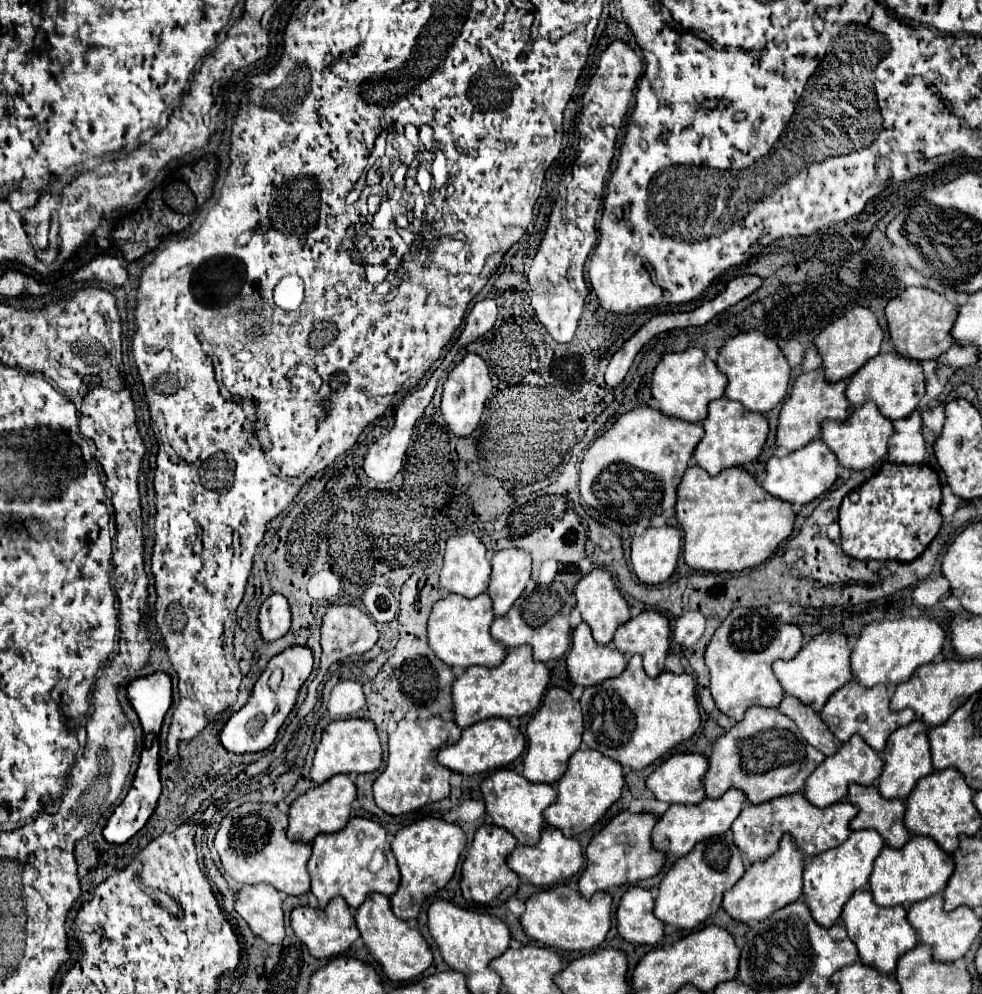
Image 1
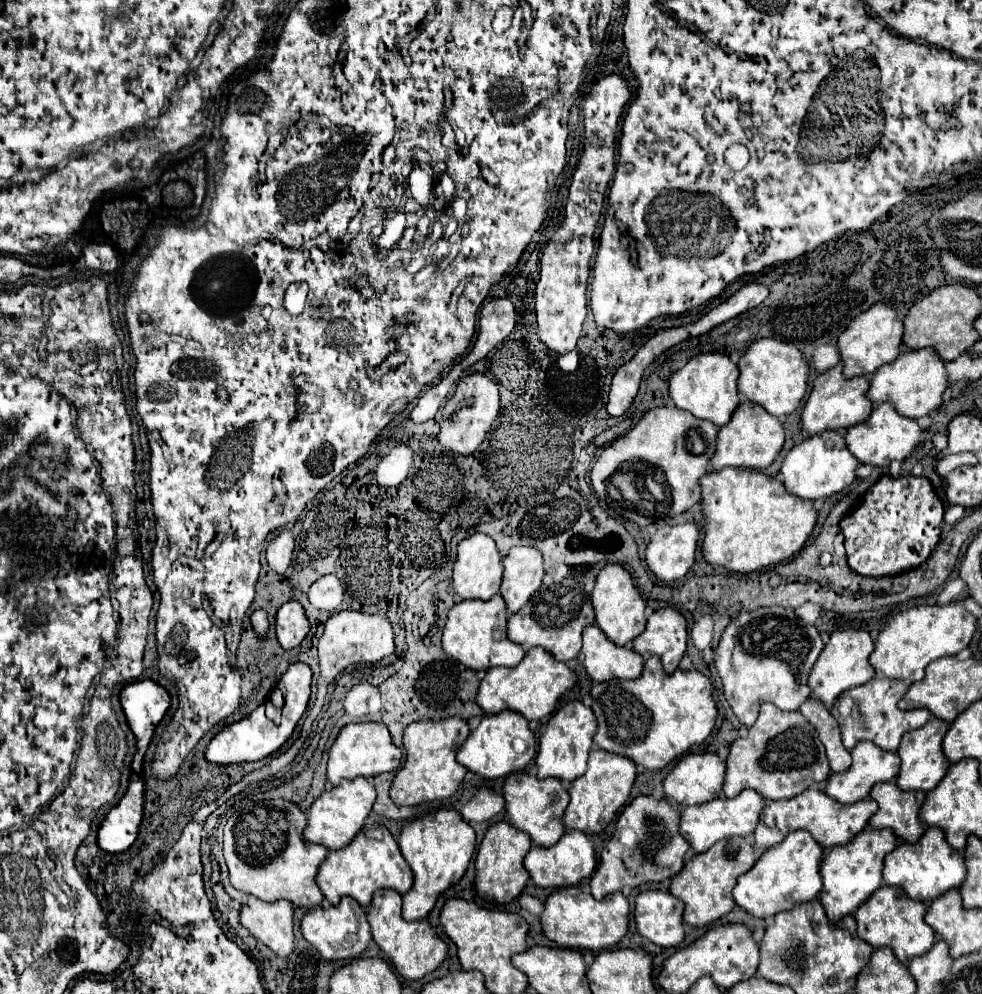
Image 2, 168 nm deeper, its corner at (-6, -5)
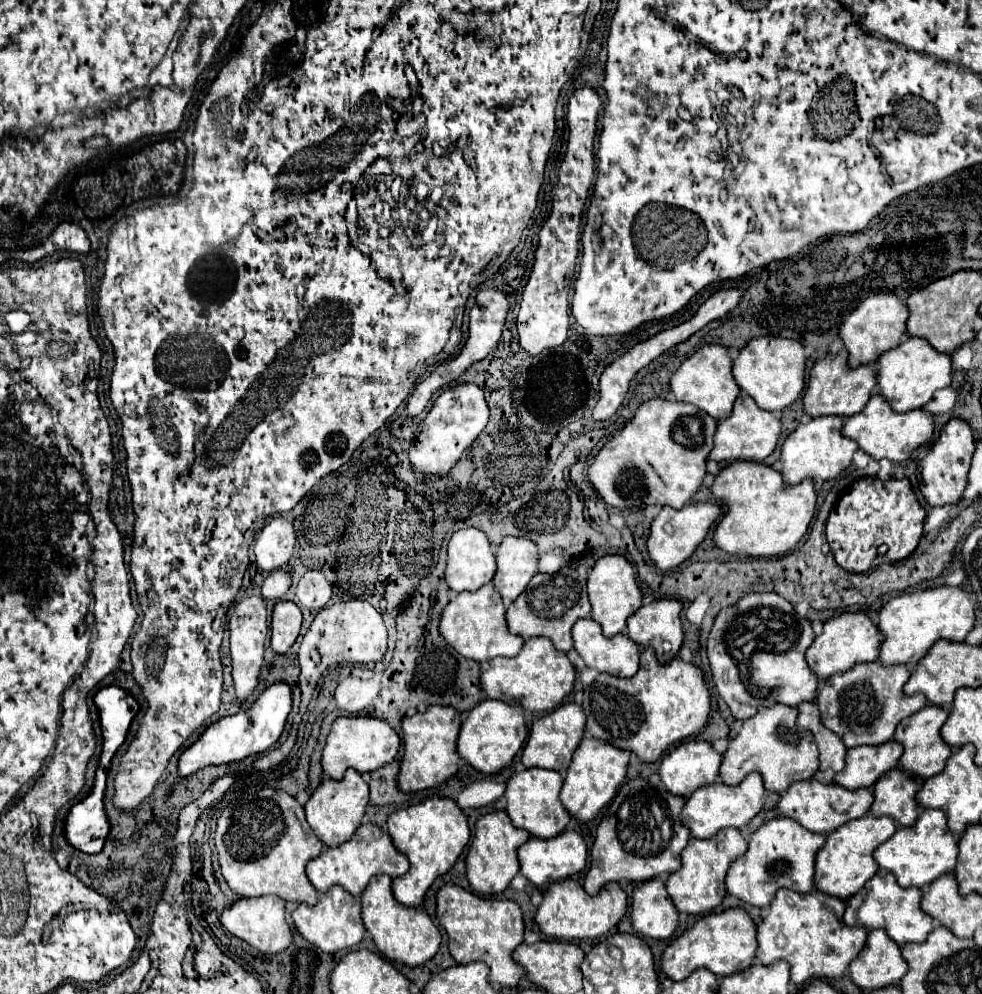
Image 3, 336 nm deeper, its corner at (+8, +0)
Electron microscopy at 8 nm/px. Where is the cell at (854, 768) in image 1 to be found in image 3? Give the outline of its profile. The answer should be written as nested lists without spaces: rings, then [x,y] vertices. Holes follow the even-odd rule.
[[[894,740],[882,746],[856,746],[846,752],[846,766],[842,772],[834,774],[834,784],[848,790],[872,788],[872,784],[890,768],[898,764],[902,756],[902,746]]]

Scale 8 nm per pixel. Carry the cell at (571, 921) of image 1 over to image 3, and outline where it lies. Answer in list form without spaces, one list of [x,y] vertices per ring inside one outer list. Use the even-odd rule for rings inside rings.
[[[568,878],[552,884],[544,892],[542,904],[538,906],[536,912],[536,924],[544,936],[554,940],[570,942],[570,940],[584,940],[584,938],[600,938],[608,934],[626,914],[626,902],[628,896],[616,882],[602,886],[602,890],[596,896],[588,896],[580,886],[580,882]]]

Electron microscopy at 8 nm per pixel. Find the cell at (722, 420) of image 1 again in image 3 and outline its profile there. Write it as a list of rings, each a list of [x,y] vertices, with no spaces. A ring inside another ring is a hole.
[[[740,392],[734,402],[734,410],[728,418],[718,422],[718,430],[714,434],[714,448],[710,452],[710,460],[714,462],[734,462],[734,460],[764,460],[776,448],[780,436],[780,420],[772,414],[762,410],[754,398]]]

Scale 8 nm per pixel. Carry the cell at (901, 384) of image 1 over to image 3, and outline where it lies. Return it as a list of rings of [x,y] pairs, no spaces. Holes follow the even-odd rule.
[[[908,338],[898,348],[884,352],[876,360],[876,384],[880,394],[888,400],[894,412],[918,410],[932,400],[932,394],[938,388],[950,386],[952,360],[946,354],[936,352],[924,338]]]

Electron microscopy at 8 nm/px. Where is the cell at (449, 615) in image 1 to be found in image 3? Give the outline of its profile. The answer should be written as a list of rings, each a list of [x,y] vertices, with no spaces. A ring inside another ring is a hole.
[[[492,584],[482,586],[476,592],[460,592],[454,600],[448,602],[440,616],[440,634],[448,646],[458,650],[464,658],[476,662],[488,662],[496,656],[516,656],[524,644],[522,636],[514,636],[506,628],[504,620],[504,602]]]

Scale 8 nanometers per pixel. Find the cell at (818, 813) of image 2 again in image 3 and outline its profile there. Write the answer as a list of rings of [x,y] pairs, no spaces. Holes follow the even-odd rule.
[[[802,780],[790,784],[786,792],[780,794],[780,800],[776,802],[776,816],[788,816],[800,822],[804,828],[818,832],[818,834],[830,834],[836,828],[844,826],[848,820],[854,820],[858,816],[864,816],[872,806],[872,792],[868,788],[858,790],[846,790],[838,784],[822,784],[818,780]]]

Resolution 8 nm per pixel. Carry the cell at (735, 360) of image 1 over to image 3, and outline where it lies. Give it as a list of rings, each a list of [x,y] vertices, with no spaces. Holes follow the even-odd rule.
[[[774,336],[774,338],[752,338],[734,360],[732,374],[736,384],[746,394],[750,394],[762,410],[780,412],[802,394],[804,368],[806,368],[806,356],[802,344],[796,340]]]

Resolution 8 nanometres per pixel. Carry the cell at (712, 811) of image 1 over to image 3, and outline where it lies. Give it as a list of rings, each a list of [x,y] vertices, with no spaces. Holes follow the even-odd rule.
[[[758,772],[748,774],[738,786],[724,786],[720,782],[714,782],[710,786],[702,786],[702,790],[696,790],[690,798],[686,798],[682,808],[682,824],[690,830],[692,838],[712,838],[722,828],[742,828],[748,824],[764,806],[764,784]]]

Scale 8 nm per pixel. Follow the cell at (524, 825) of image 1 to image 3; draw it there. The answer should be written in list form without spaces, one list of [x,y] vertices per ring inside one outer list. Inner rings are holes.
[[[528,768],[524,772],[514,772],[506,782],[506,814],[510,816],[512,826],[528,830],[532,836],[538,838],[554,838],[554,834],[560,834],[570,816],[562,808],[558,794],[562,788],[562,776],[554,770],[542,770],[542,768]]]

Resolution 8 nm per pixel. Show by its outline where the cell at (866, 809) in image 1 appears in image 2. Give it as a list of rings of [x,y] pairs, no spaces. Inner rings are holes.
[[[896,781],[876,783],[870,797],[878,803],[878,811],[870,819],[872,829],[892,829],[902,841],[914,843],[924,833],[924,825],[918,817],[924,791],[902,791]]]

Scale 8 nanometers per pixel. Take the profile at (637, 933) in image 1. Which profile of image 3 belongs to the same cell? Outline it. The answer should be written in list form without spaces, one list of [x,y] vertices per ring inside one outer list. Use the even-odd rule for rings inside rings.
[[[662,878],[648,880],[634,888],[630,904],[632,926],[640,936],[666,940],[678,926],[678,912],[666,892]]]

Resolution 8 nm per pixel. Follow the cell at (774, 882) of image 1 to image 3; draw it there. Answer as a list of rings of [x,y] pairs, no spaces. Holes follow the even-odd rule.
[[[774,818],[766,824],[762,824],[752,840],[748,842],[748,850],[744,856],[732,862],[728,874],[726,874],[726,890],[728,894],[736,896],[738,900],[764,908],[774,898],[774,892],[784,886],[794,892],[806,894],[814,888],[814,856],[824,844],[822,834],[814,834],[794,822],[792,818]]]

